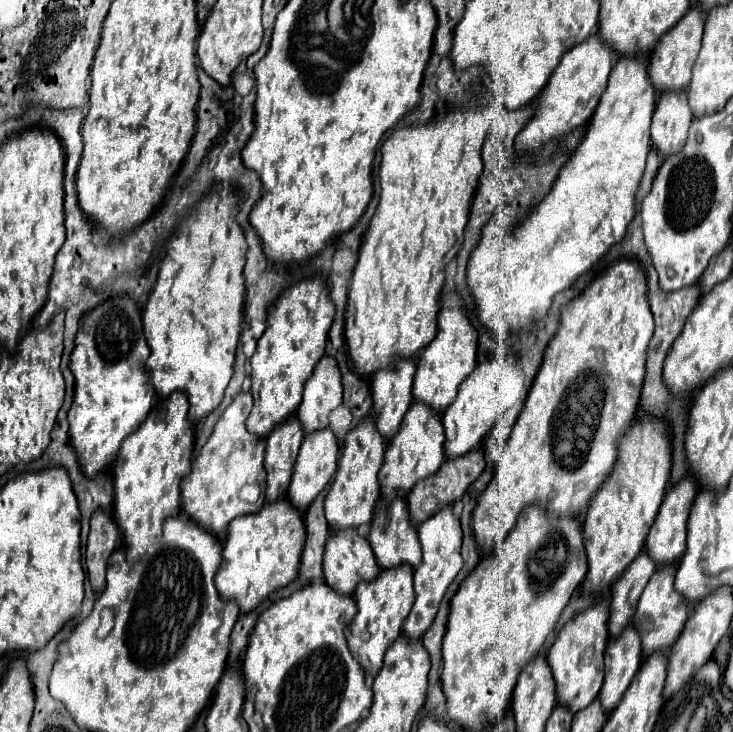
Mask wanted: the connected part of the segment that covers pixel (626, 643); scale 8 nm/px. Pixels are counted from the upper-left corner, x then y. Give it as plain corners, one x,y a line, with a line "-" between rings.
628,625
626,631
620,637
612,639
604,651
606,675
598,699
608,713
614,711
614,707
622,699
624,691
628,689
636,671
640,669
640,663
642,663
640,635
632,625

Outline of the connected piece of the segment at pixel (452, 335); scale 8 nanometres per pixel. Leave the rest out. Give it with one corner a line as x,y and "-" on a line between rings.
454,291
450,295
442,295
440,315
438,315
438,335
424,349
416,365
414,387
412,387
414,401
422,401
430,409
436,409
436,413
444,413
446,407
456,399
460,383
476,367
476,347
478,347
478,335
462,309
460,297

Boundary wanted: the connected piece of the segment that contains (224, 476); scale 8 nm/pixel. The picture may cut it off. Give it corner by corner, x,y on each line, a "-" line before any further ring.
238,393
228,409
218,419
212,435
204,443
202,451
192,463
190,473
182,481
182,507
198,525
214,533
218,539
226,537
228,525
234,517
256,513
264,505
264,495
256,503
246,503
240,499
240,491
246,483
264,483
264,439
248,433
244,421
252,409
252,395

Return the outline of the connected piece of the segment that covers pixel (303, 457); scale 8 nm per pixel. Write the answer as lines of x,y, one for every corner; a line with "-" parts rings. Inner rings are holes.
320,429
314,433
308,433
304,437
304,443
300,447
292,483
288,489
288,501
296,505
296,509
306,511
308,505
318,497
318,493
330,483
332,475
336,473
336,463
338,463
338,441
330,429

